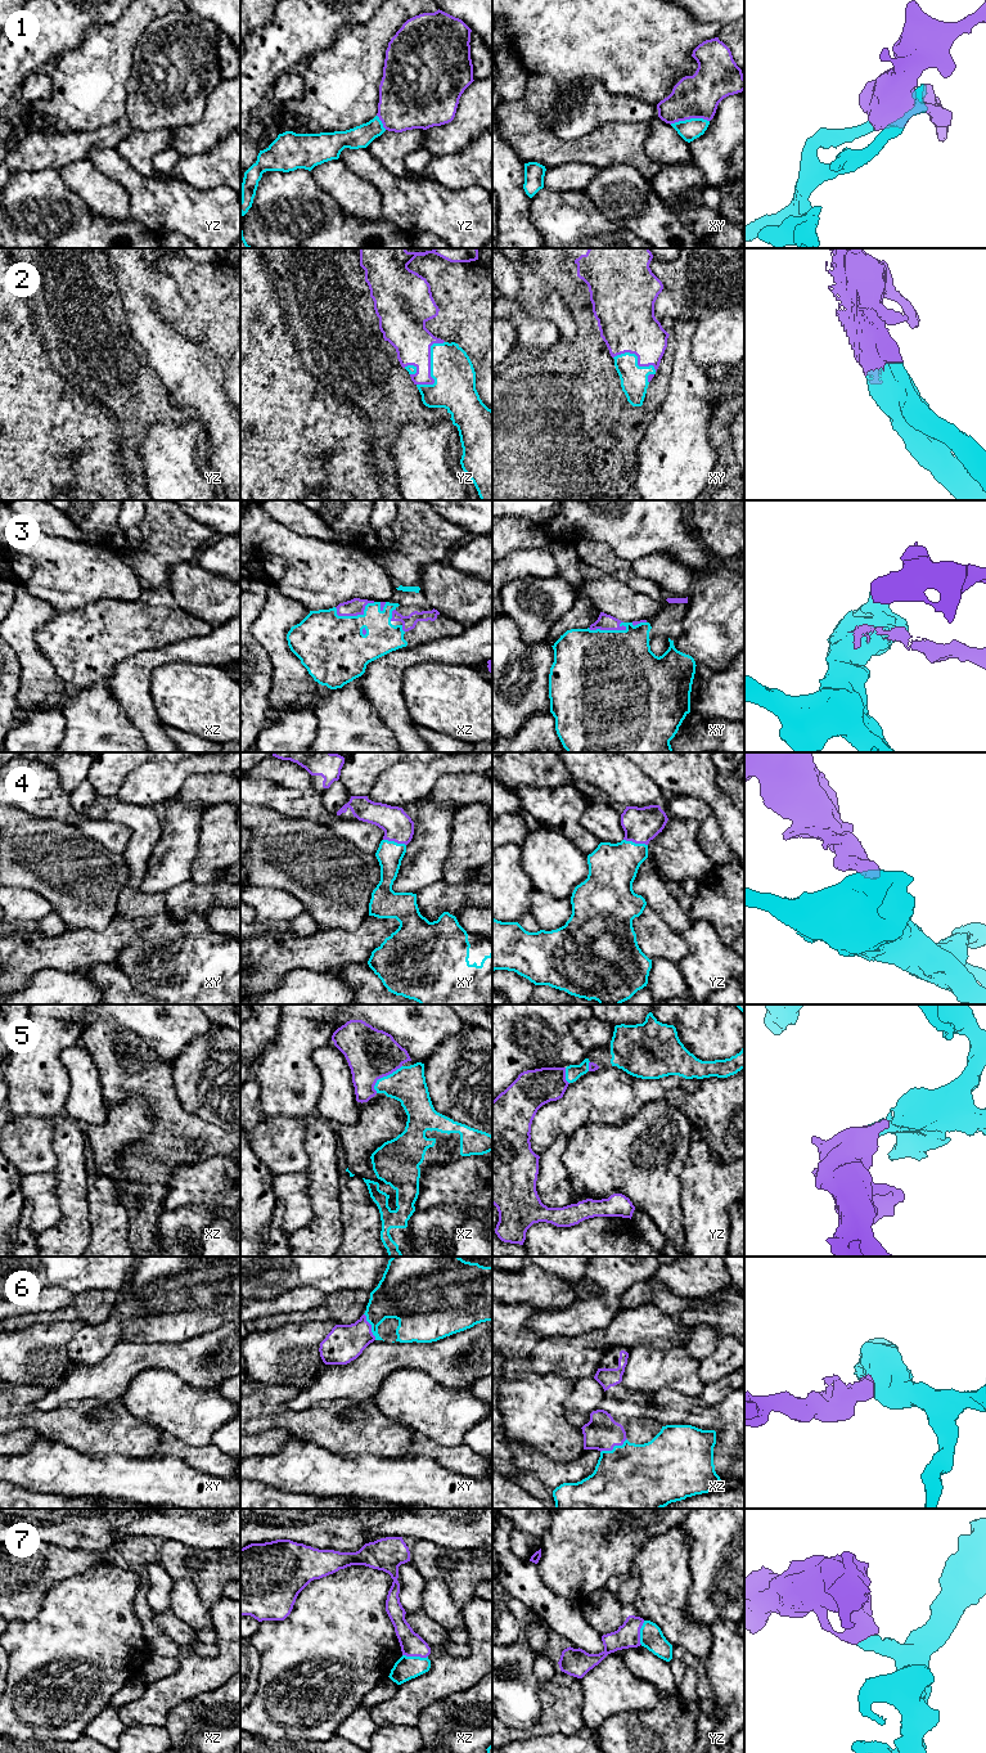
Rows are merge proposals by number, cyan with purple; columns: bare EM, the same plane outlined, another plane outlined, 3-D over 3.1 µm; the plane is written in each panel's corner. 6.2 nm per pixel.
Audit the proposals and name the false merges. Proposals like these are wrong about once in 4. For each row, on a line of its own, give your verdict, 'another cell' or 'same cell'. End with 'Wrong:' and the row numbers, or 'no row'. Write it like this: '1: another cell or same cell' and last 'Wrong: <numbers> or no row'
1: same cell
2: same cell
3: same cell
4: same cell
5: same cell
6: same cell
7: another cell
Wrong: 7

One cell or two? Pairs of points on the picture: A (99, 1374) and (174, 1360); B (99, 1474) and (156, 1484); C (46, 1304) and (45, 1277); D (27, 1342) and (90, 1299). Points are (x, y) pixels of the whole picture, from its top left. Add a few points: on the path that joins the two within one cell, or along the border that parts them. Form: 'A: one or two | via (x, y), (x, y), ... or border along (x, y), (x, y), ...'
A: one | via (117, 1370), (124, 1363), (156, 1360)
B: one | via (113, 1477), (142, 1480)
C: two | border along (44, 1286), (59, 1286), (75, 1294)
D: two | border along (84, 1324), (80, 1321), (41, 1321), (30, 1326)

